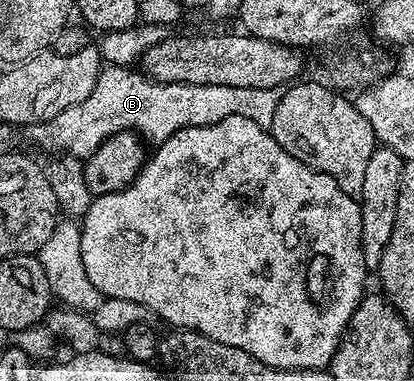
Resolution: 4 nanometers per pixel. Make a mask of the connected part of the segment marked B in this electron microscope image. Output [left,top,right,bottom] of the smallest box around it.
[30,66,280,157]

